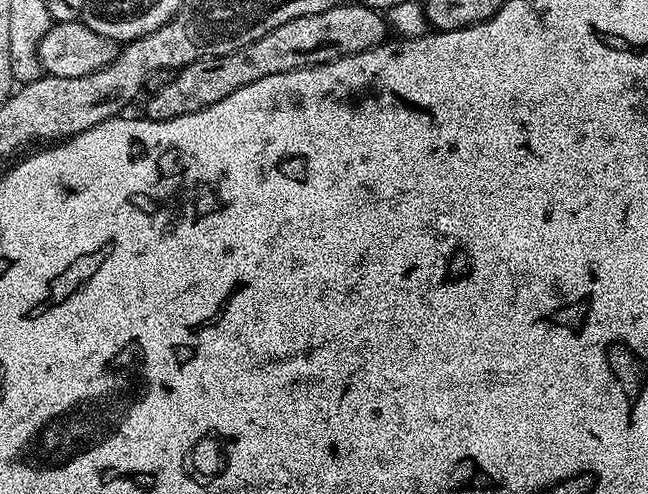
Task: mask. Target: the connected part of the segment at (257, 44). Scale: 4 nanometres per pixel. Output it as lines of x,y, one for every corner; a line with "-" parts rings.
338,2
334,7
322,10
318,14
290,18
290,22
274,26
274,30
262,34
262,38
238,50
230,50
217,56
203,56
201,60
179,69
167,86
162,86
162,90
147,97
147,119
169,120
182,118
182,114
200,112
206,106
214,106
214,102
222,102
222,98
230,98
234,90
242,90
242,86
258,82
258,78
270,78
270,74
313,68
315,64
325,64
343,56
353,56
378,47
385,43
389,36
390,27
387,19
377,9
368,8
362,2

